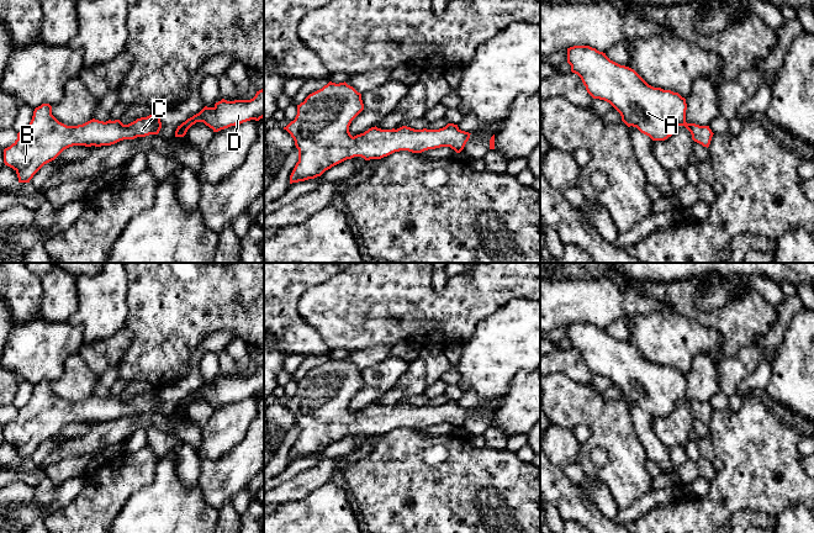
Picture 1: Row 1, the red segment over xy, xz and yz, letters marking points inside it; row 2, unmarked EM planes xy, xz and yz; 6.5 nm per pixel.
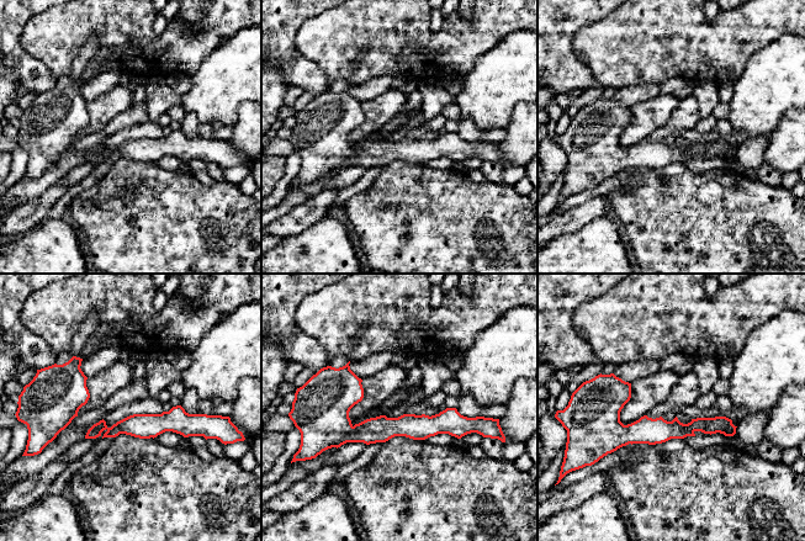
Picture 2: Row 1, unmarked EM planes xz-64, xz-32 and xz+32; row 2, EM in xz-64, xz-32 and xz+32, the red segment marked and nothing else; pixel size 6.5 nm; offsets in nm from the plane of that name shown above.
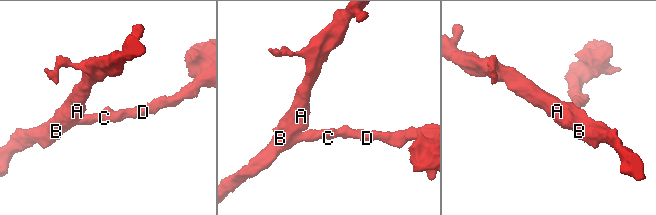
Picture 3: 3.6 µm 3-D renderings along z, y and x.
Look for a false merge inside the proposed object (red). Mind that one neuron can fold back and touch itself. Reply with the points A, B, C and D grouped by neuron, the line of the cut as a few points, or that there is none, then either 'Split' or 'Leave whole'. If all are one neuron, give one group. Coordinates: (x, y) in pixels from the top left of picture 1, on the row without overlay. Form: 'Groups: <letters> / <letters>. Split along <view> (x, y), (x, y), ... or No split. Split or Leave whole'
Groups: A B C D. No split. Leave whole

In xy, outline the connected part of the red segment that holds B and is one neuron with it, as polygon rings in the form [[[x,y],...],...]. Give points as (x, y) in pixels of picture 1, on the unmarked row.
[[[42,380],[33,387],[30,401],[17,410],[17,416],[4,426],[4,439],[12,444],[18,459],[30,459],[47,439],[73,422],[101,423],[123,416],[158,411],[160,389],[123,401],[120,396],[90,396],[83,401],[67,402],[52,391],[52,382]]]

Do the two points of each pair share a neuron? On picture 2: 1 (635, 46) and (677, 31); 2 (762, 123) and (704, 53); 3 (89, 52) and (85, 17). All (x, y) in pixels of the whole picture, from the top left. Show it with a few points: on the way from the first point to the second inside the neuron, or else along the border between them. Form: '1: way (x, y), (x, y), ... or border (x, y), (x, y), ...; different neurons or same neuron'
1: way (645, 41), (661, 32), (667, 32); same neuron
2: border (750, 57), (743, 72), (734, 83); different neurons
3: border (95, 37), (81, 48), (72, 67); different neurons

